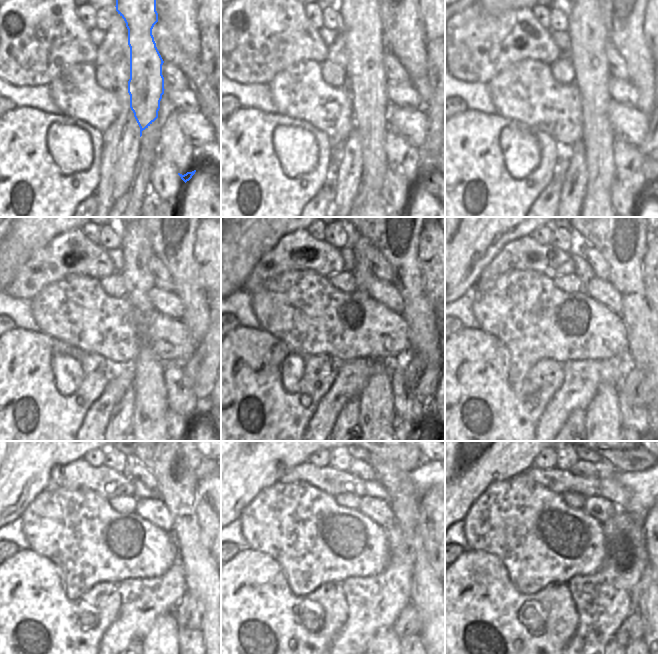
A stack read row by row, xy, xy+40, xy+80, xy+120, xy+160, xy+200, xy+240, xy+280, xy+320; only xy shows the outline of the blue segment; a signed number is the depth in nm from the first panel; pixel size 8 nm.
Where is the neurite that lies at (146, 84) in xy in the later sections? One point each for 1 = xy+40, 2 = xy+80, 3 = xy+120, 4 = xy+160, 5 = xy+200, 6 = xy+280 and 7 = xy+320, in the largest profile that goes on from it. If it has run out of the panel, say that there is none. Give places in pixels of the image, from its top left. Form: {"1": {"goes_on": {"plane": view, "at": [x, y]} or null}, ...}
{"1": {"goes_on": {"plane": "xy+40", "at": [367, 82]}}, "2": {"goes_on": {"plane": "xy+80", "at": [588, 36]}}, "3": {"goes_on": {"plane": "xy+120", "at": [152, 402]}}, "4": {"goes_on": {"plane": "xy+160", "at": [378, 407]}}, "5": {"goes_on": {"plane": "xy+200", "at": [608, 412]}}, "6": {"goes_on": {"plane": "xy+280", "at": [385, 644]}}, "7": {"goes_on": {"plane": "xy+320", "at": [639, 644]}}}

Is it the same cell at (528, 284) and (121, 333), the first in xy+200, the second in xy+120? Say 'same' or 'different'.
same

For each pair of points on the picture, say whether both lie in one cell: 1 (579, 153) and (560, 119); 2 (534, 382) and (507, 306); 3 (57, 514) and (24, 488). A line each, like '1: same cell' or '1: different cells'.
1: different cells
2: different cells
3: different cells

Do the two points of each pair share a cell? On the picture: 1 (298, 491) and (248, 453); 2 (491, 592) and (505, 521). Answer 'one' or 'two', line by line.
1: two
2: two

